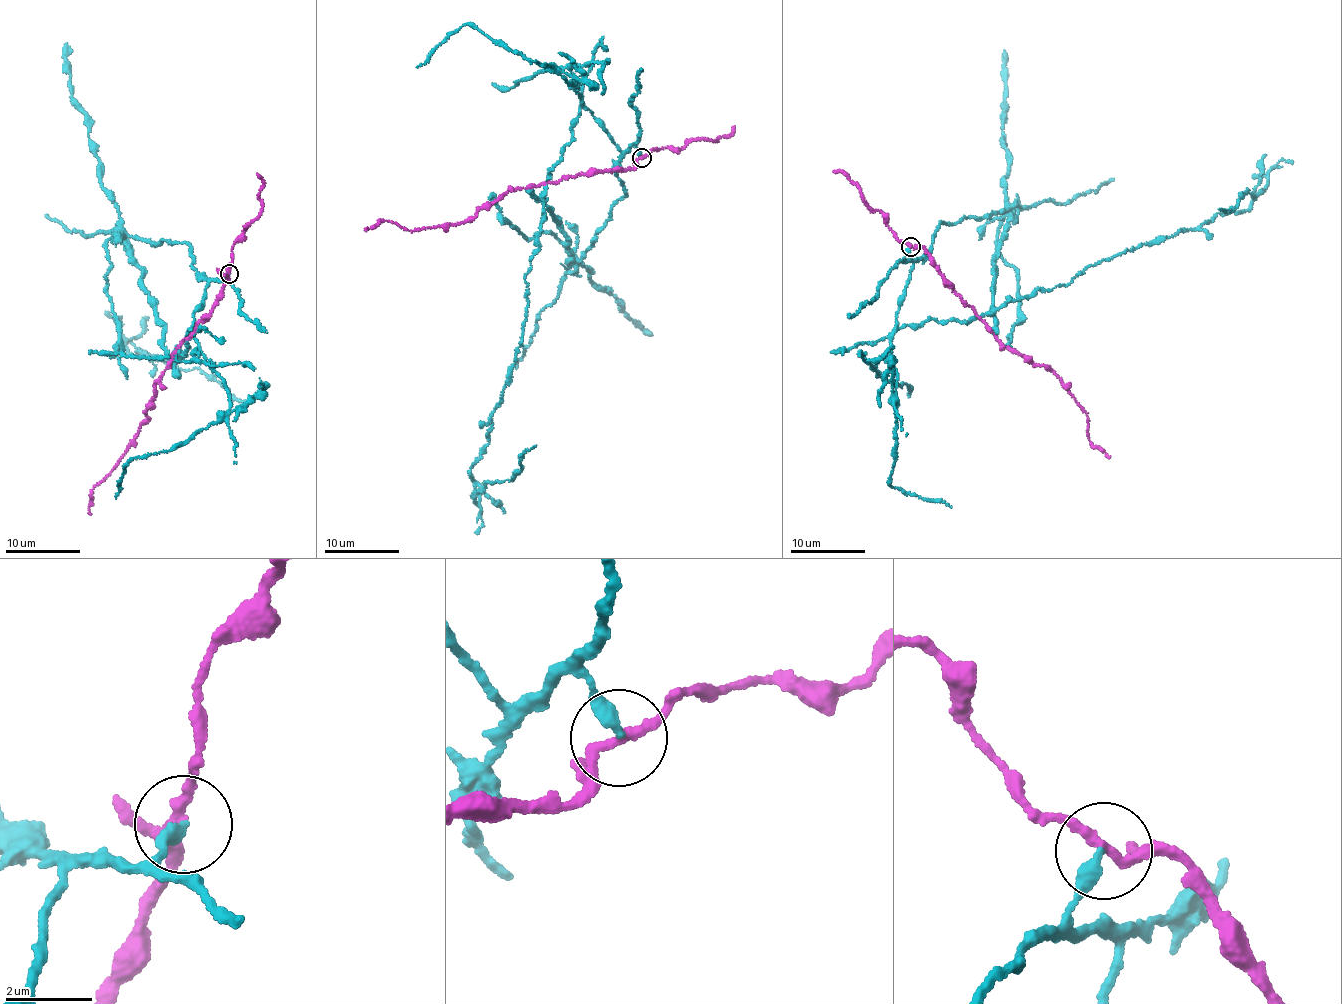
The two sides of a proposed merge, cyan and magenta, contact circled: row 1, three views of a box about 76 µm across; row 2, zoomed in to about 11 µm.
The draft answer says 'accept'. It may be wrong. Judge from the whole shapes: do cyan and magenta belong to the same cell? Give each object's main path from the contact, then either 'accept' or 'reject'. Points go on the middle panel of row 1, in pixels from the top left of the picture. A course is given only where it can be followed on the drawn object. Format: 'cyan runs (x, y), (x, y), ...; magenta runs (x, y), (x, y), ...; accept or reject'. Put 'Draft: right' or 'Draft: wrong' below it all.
cyan runs (642, 158), (583, 108), (550, 169), (521, 336), (472, 463), (475, 488), (512, 481), (536, 445); magenta runs (642, 158), (631, 168), (519, 187), (455, 224), (413, 230), (383, 220), (365, 229); reject
Draft: wrong

